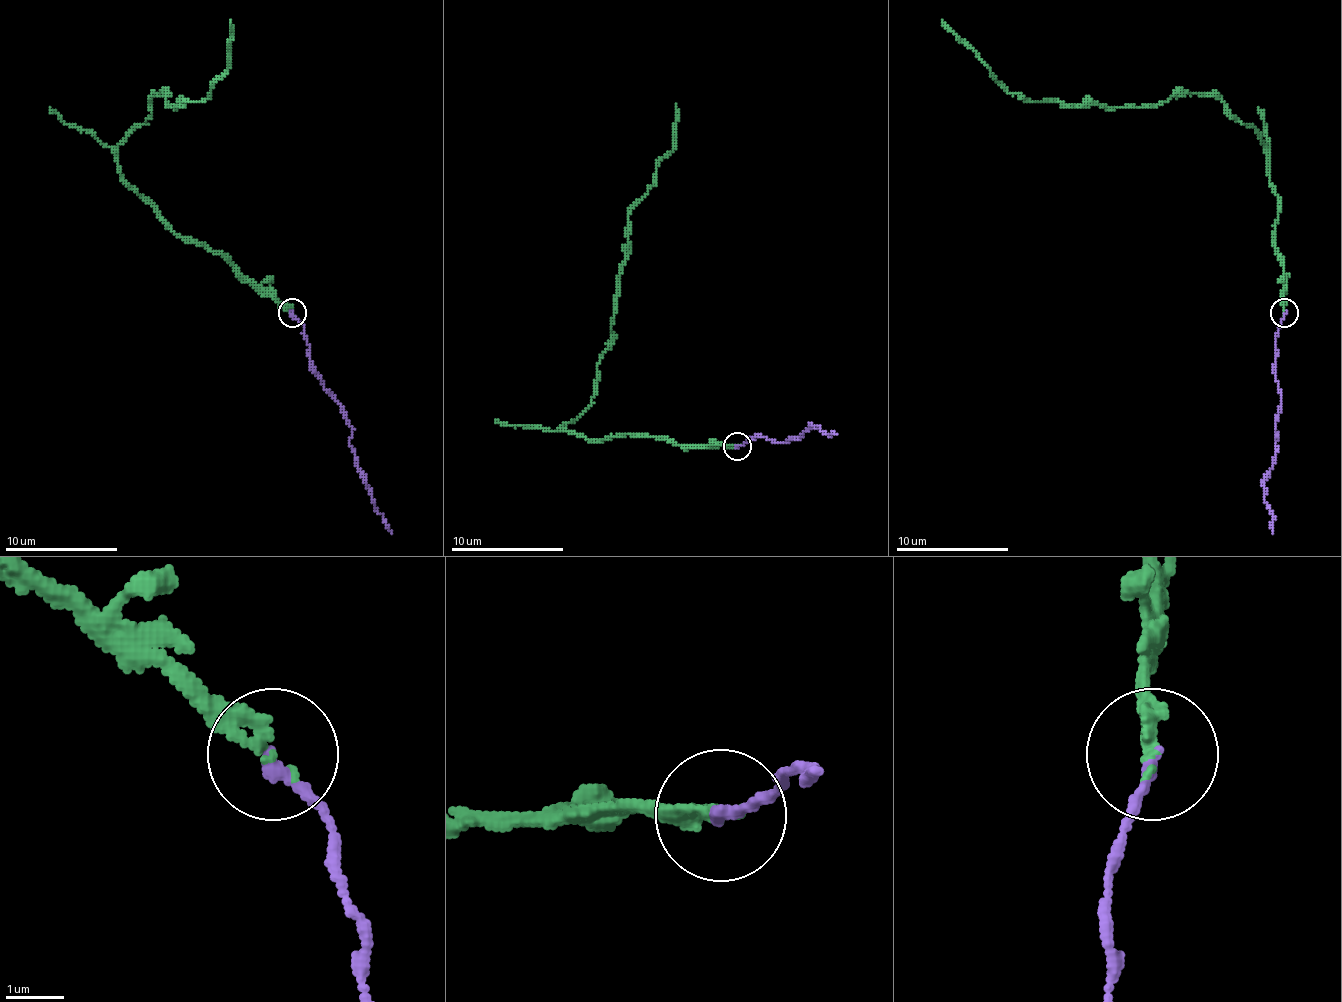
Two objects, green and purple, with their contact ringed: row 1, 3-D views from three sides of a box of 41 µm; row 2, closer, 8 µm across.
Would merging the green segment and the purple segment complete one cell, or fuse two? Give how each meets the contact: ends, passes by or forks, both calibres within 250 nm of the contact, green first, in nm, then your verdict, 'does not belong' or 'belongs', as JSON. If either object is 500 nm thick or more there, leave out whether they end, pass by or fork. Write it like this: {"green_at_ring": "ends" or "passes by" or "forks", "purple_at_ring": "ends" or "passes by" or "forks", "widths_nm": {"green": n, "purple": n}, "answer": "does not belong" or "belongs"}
{"green_at_ring": "ends", "purple_at_ring": "ends", "widths_nm": {"green": 240, "purple": 240}, "answer": "does not belong"}

